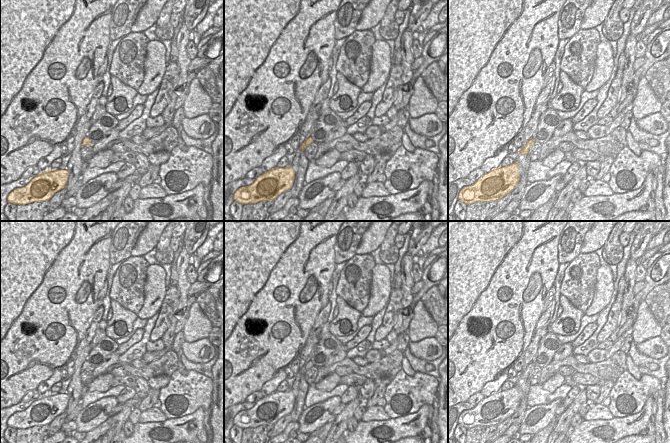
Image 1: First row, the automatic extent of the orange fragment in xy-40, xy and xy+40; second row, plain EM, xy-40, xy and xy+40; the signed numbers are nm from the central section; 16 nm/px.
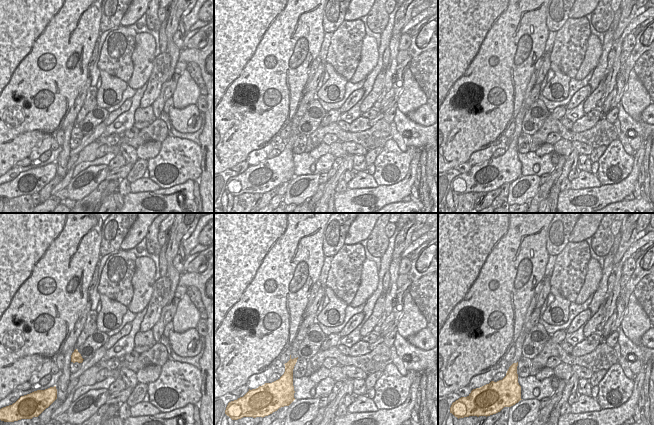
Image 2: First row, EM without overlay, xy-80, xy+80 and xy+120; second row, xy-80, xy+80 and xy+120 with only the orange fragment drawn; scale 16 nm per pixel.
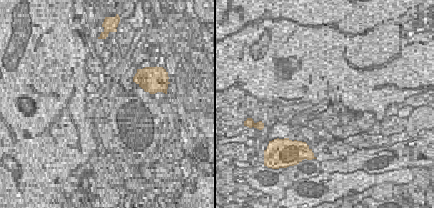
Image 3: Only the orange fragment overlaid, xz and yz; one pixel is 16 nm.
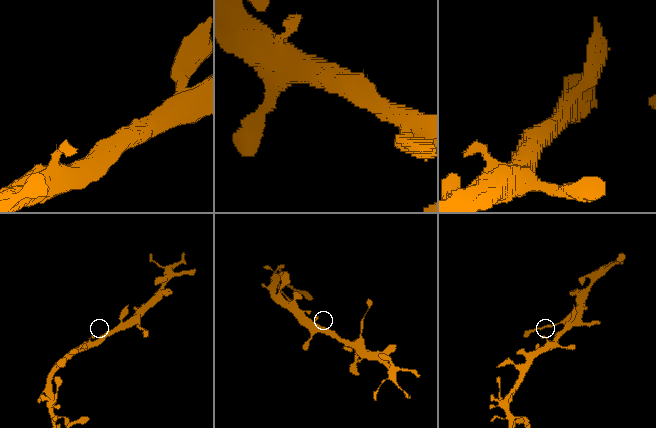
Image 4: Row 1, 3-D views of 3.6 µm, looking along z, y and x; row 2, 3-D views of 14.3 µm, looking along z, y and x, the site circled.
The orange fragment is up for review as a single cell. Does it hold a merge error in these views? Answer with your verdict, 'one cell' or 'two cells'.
one cell

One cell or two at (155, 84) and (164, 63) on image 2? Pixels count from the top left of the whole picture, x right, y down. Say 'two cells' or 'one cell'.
one cell

